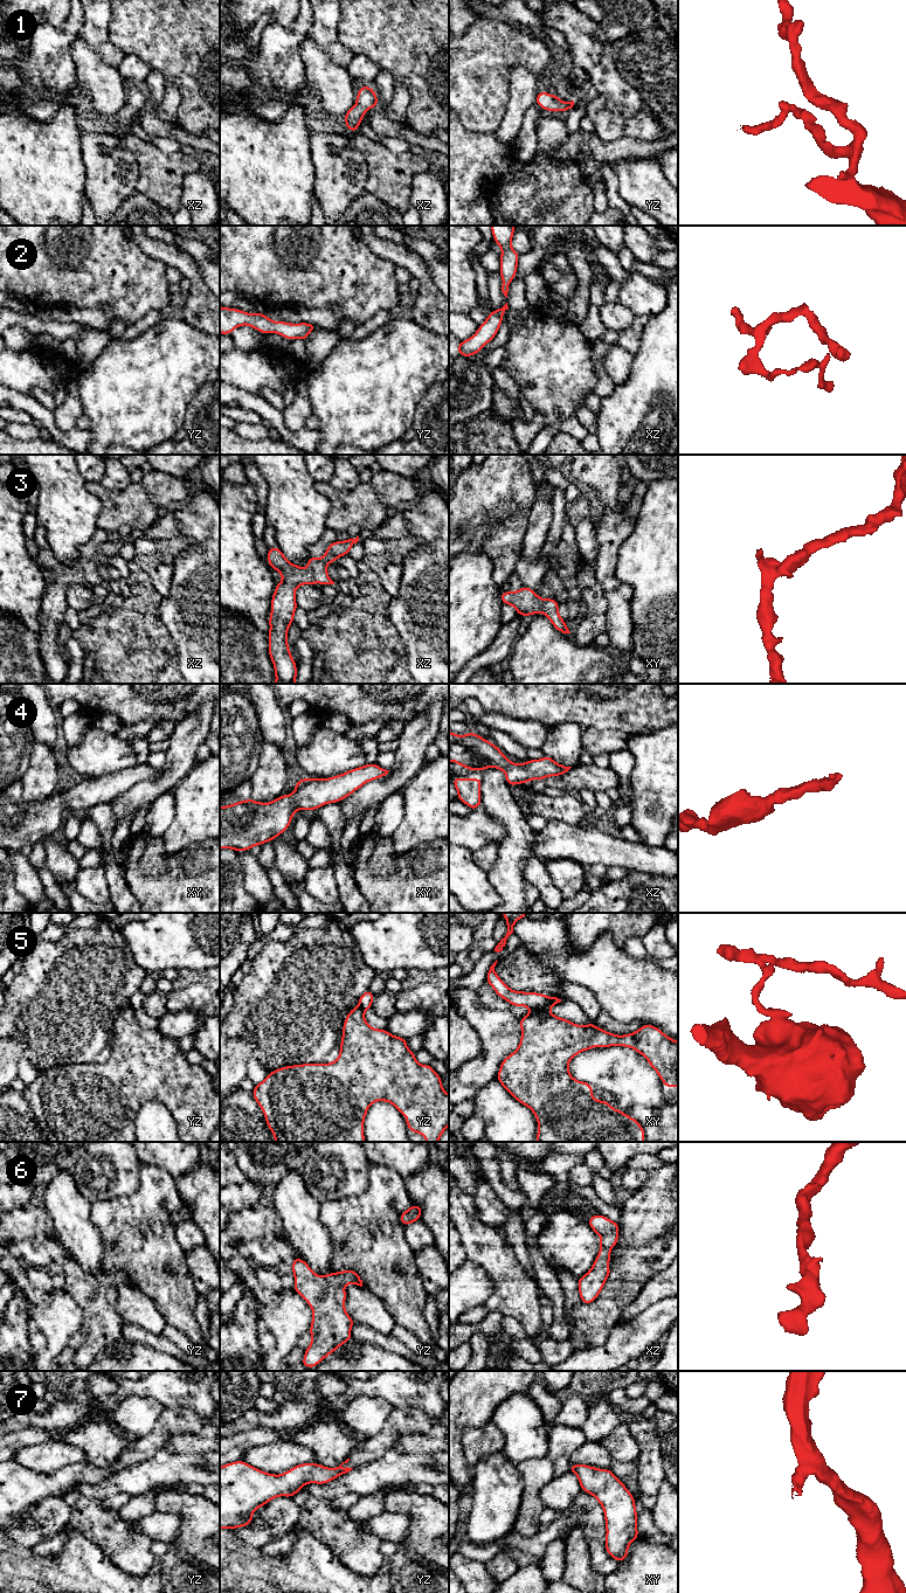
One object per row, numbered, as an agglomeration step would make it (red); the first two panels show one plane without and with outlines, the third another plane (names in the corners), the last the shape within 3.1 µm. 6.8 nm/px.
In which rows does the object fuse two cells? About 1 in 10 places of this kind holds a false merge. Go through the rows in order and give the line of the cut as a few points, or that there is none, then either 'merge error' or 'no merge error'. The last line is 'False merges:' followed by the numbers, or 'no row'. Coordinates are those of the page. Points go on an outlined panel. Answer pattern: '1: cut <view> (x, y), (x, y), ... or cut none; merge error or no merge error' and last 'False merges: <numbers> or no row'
1: cut none; no merge error
2: cut none; no merge error
3: cut none; no merge error
4: cut none; no merge error
5: cut xy (531, 1009), (548, 1011); merge error
6: cut none; no merge error
7: cut none; no merge error
False merges: 5

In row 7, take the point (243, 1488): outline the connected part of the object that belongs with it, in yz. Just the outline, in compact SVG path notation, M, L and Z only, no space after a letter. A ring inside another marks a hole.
M350 1459L336 1468L327 1468L319 1463L302 1463L281 1475L262 1471L242 1460L220 1467L220 1530L249 1526L256 1509L279 1496L293 1497L307 1483L325 1484L331 1482L353 1469L341 1468L348 1461Z

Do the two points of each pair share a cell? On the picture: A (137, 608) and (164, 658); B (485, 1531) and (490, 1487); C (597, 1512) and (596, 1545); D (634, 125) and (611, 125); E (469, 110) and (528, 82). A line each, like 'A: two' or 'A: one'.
A: one
B: one
C: one
D: one
E: two

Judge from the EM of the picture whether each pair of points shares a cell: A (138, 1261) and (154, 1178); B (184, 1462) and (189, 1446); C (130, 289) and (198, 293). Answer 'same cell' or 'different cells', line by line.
A: same cell
B: different cells
C: different cells

